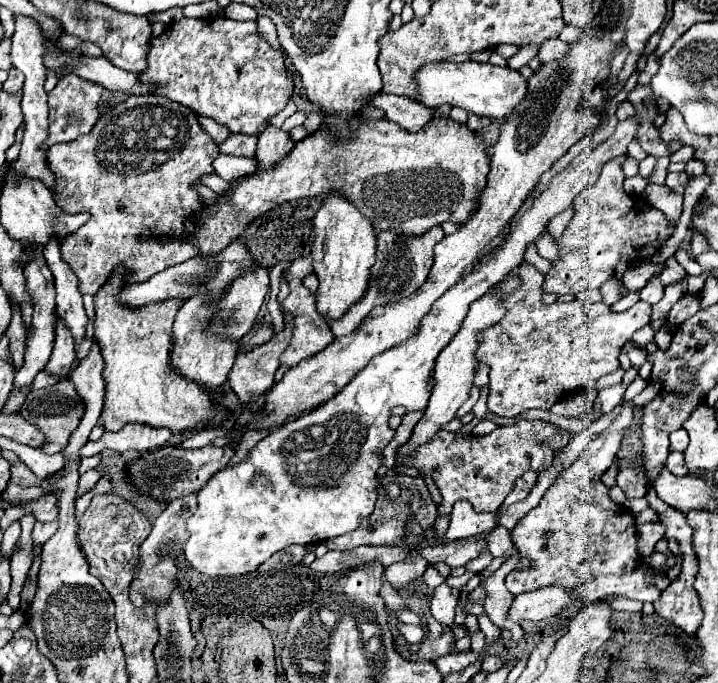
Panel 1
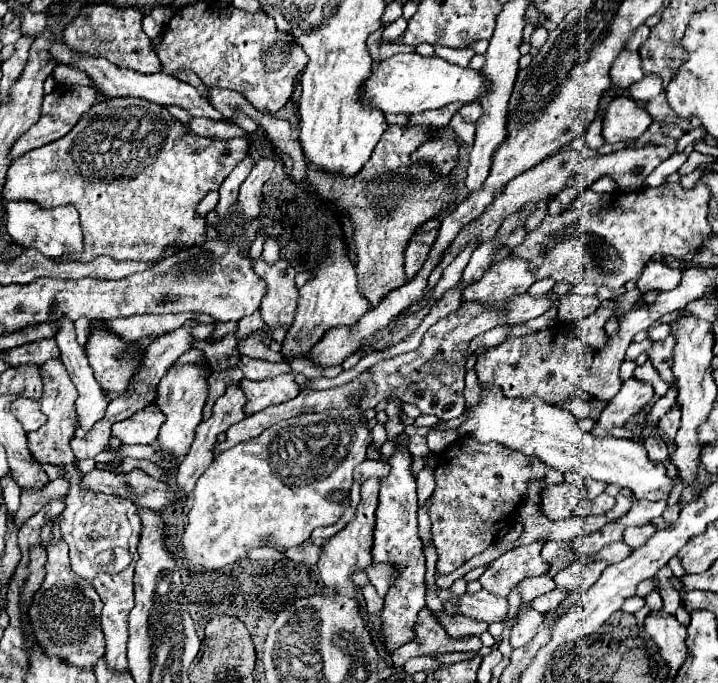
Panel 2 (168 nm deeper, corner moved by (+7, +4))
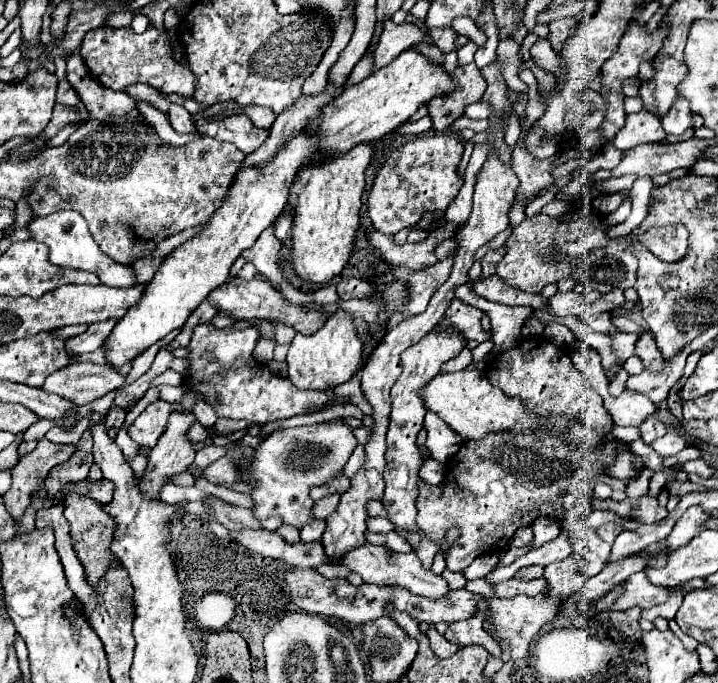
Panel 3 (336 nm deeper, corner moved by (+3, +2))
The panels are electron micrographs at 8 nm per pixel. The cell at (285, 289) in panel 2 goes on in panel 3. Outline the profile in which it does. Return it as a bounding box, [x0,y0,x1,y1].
[241,229,287,285]

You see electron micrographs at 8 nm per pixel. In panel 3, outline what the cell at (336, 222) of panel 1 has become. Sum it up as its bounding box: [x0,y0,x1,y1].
[287,309,363,389]

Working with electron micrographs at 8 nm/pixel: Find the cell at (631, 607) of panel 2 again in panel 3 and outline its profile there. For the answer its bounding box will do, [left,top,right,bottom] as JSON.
[641,593,683,621]

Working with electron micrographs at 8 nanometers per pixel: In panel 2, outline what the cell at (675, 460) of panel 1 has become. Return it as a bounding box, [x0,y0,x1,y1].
[643,435,670,465]

